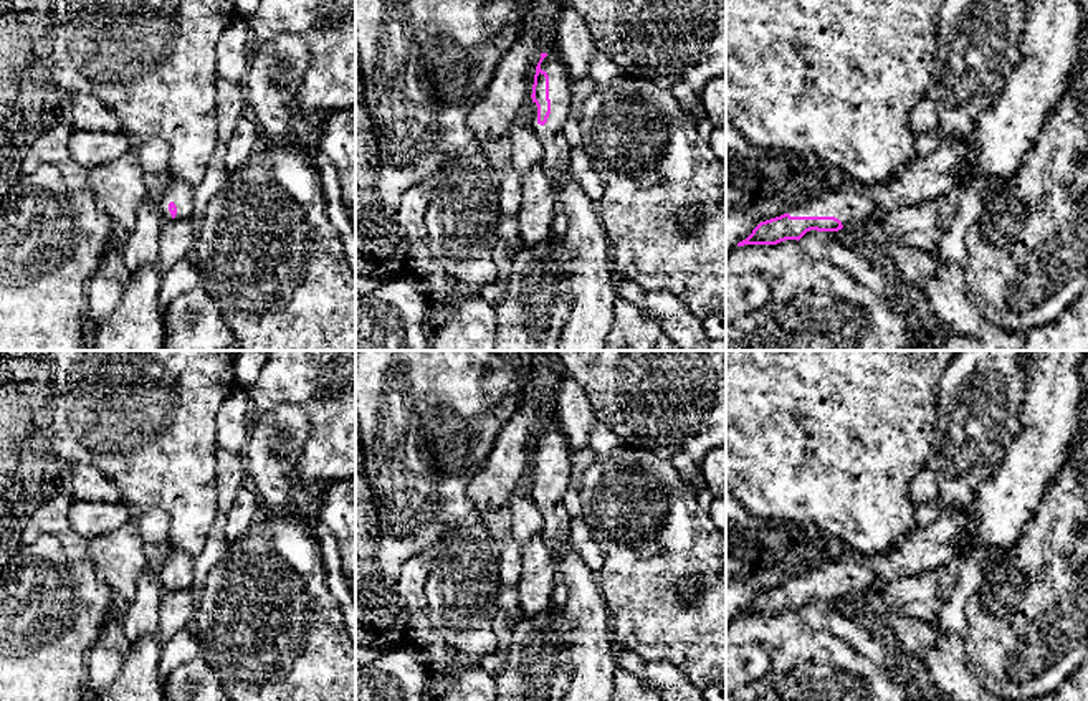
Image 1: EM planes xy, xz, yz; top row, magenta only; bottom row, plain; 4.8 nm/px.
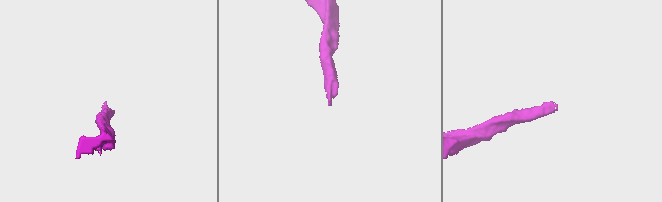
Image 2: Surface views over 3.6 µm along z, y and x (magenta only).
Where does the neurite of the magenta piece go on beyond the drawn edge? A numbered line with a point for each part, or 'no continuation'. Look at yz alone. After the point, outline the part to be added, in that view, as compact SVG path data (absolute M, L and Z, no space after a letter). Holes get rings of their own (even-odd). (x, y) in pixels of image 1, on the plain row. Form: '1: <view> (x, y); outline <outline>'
1: yz (925, 549); outline M967 506L949 509L928 526L903 534L885 554L865 556L842 549L789 579L787 584L790 587L835 587L843 598L853 598L881 584L954 565L961 556L957 544L971 524Z

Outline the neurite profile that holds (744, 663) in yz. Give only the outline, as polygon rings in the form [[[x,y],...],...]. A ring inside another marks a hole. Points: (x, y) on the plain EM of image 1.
[[[762,641],[726,646],[726,696],[766,676],[772,666],[772,648]]]

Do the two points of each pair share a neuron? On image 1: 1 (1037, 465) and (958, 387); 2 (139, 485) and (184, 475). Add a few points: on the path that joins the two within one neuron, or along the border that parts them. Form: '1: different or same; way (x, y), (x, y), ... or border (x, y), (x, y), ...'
1: different; border (1022, 402), (1021, 433), (992, 473)
2: same; way (151, 483), (172, 481)

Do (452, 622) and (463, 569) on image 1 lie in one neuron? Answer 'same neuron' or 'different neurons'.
same neuron

